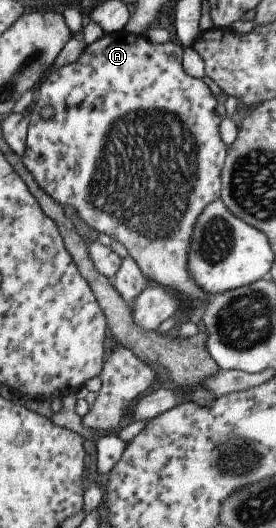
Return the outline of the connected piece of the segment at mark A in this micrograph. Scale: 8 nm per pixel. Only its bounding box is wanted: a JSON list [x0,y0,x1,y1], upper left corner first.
[22,29,229,313]

